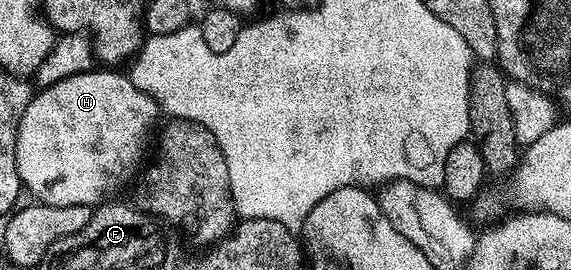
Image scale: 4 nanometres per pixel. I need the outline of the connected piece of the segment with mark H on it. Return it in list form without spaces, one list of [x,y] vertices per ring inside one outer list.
[[[94,68],[44,86],[32,97],[29,108],[25,108],[17,132],[17,172],[20,183],[42,205],[81,204],[95,208],[106,199],[103,198],[106,194],[121,189],[131,177],[136,177],[143,141],[150,136],[155,121],[161,118],[161,111],[154,99],[139,91],[126,73],[114,74],[111,70],[114,69]]]

